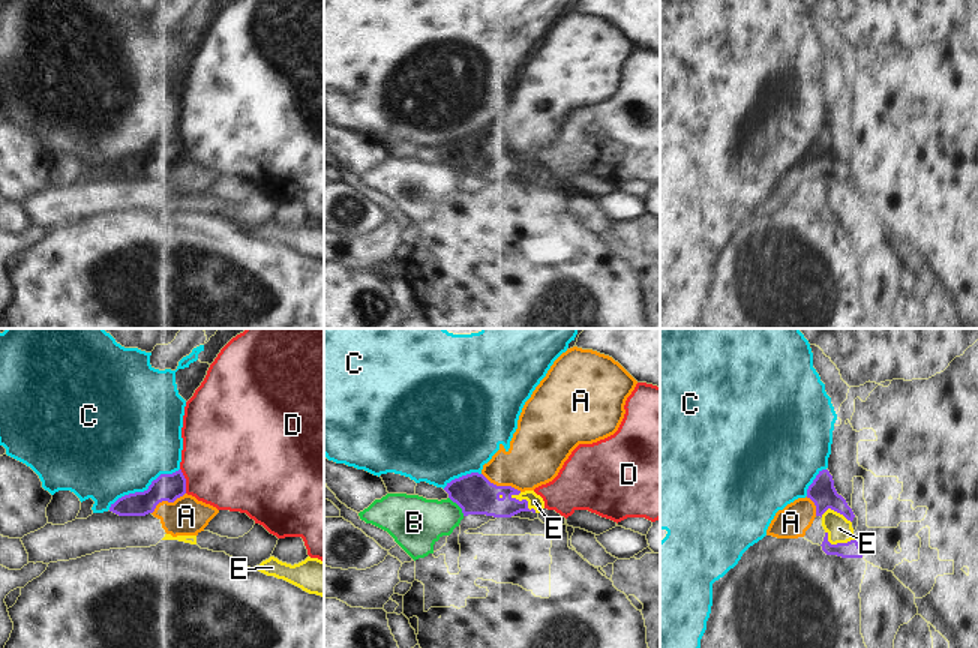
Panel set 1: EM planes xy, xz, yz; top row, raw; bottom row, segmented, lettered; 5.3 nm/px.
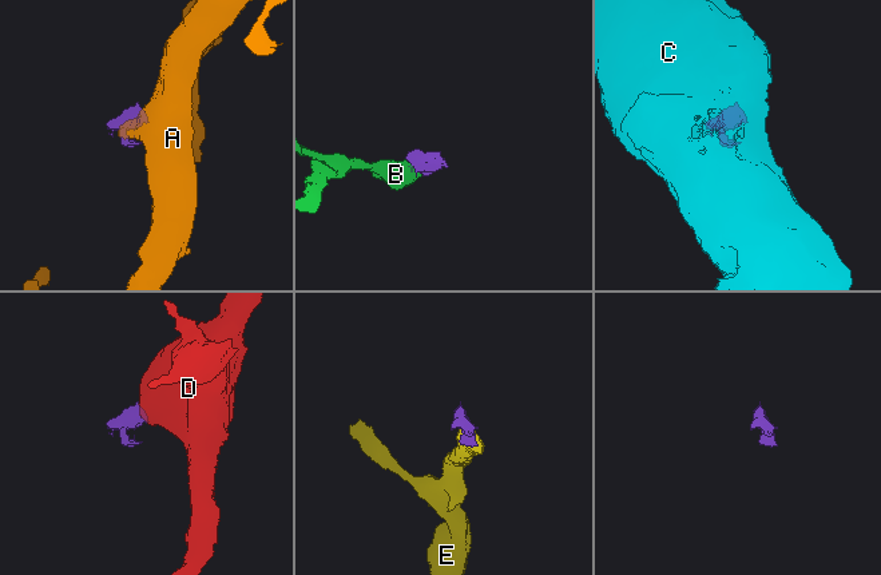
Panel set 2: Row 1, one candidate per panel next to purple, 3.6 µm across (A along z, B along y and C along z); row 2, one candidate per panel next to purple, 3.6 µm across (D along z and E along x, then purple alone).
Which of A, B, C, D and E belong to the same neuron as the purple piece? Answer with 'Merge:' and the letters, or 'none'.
Merge: B, E

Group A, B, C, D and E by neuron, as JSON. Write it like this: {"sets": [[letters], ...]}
{"sets": [["A"], ["B", "E"], ["C"], ["D"]]}

